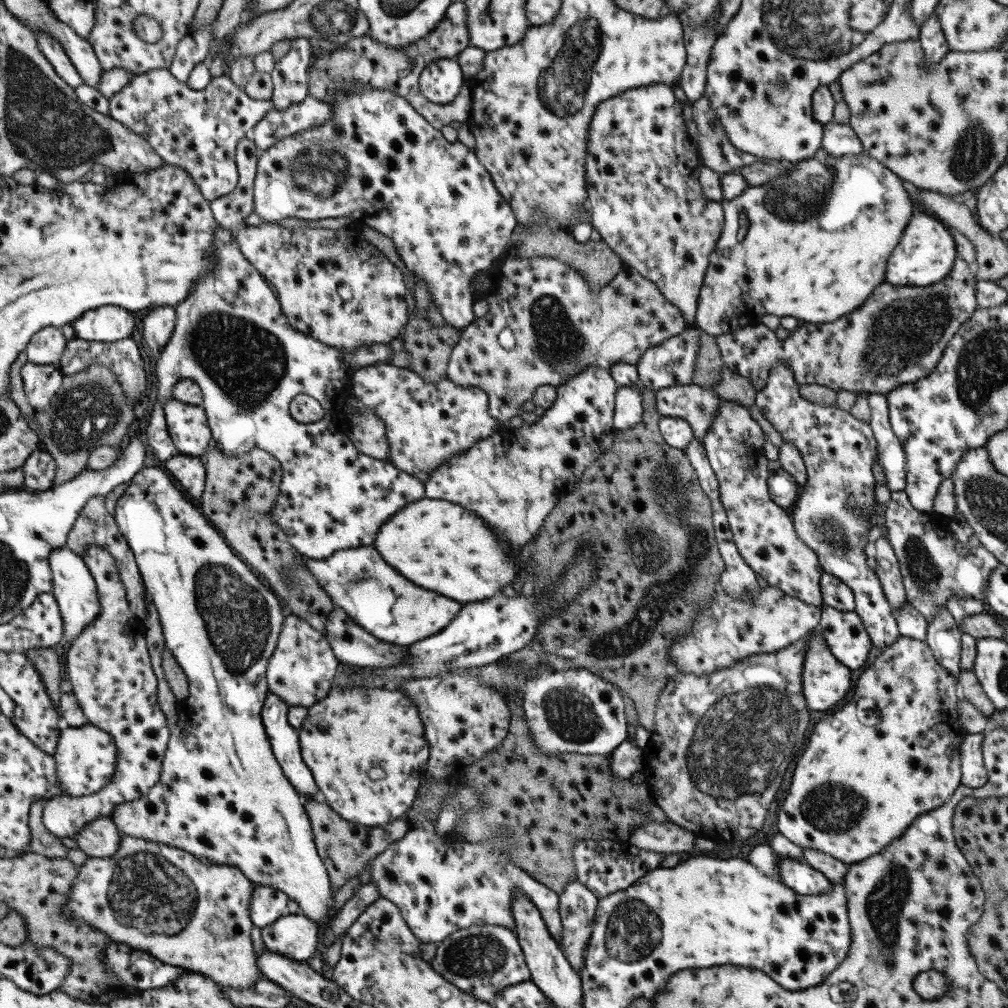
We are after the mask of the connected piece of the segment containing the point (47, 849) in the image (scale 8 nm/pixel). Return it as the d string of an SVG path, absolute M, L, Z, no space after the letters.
M33 800L28 810L29 843L24 853L36 853L45 857L66 859L68 849L61 844L62 837L51 834L41 823L43 800Z

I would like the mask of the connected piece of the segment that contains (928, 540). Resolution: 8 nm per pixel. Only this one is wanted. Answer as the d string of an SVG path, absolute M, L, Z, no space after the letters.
M893 491L890 500L885 503L885 528L887 540L898 562L899 572L904 588L906 602L911 604L923 618L929 622L951 596L959 598L975 598L983 602L983 590L987 586L989 574L1000 562L978 542L971 527L966 522L959 523L957 519L948 517L933 510L921 512L915 510L908 502L905 492Z

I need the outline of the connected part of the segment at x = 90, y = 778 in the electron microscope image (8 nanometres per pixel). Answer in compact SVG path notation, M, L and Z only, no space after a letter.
M91 724L60 730L52 757L57 768L58 786L61 786L63 795L71 798L96 793L109 783L115 772L115 744L109 734Z

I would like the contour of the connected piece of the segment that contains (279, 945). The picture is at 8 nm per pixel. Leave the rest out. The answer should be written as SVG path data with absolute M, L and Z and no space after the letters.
M287 913L260 928L264 948L289 960L305 962L317 952L317 928L300 913Z

